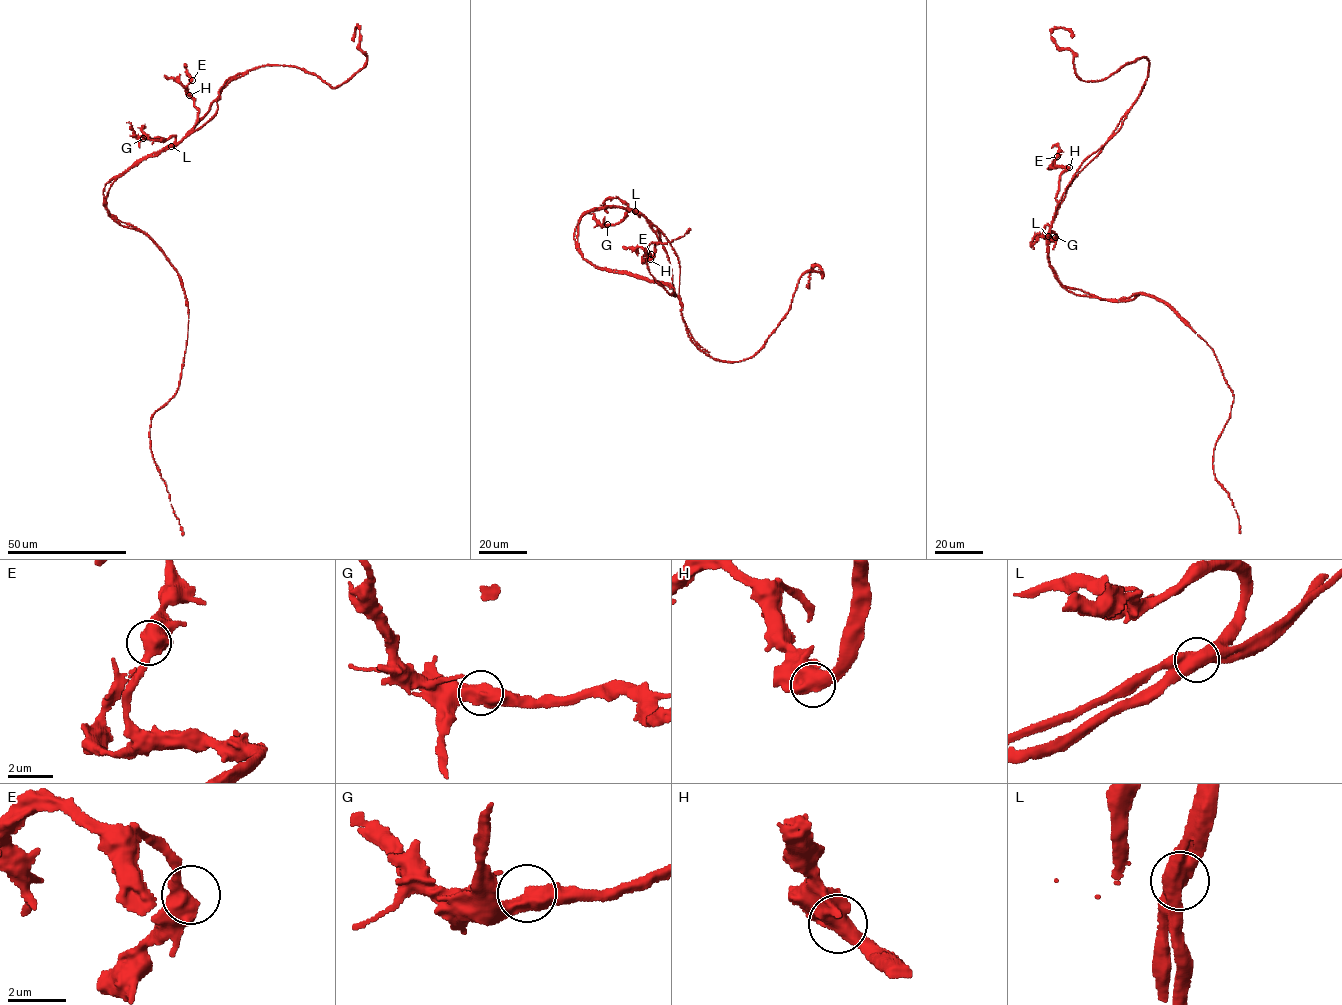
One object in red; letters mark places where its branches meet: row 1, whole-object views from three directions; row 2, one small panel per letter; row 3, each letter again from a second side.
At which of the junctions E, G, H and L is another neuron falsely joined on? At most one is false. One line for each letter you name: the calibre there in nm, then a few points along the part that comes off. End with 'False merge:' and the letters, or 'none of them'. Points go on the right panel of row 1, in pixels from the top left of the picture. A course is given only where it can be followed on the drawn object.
L: 650 nm | (1048, 236), (1049, 263), (1067, 289), (1118, 301), (1133, 299), (1140, 293), (1149, 294), (1171, 306), (1190, 325)
False merge: L

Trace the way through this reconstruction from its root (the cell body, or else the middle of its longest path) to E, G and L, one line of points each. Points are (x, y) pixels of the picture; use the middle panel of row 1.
E: (598, 210), (617, 206), (640, 212), (660, 235), (652, 258), (646, 249), (651, 254)
G: (598, 210), (617, 206), (639, 215), (628, 210), (618, 223), (607, 224)
L: (598, 210), (614, 206), (635, 211)

